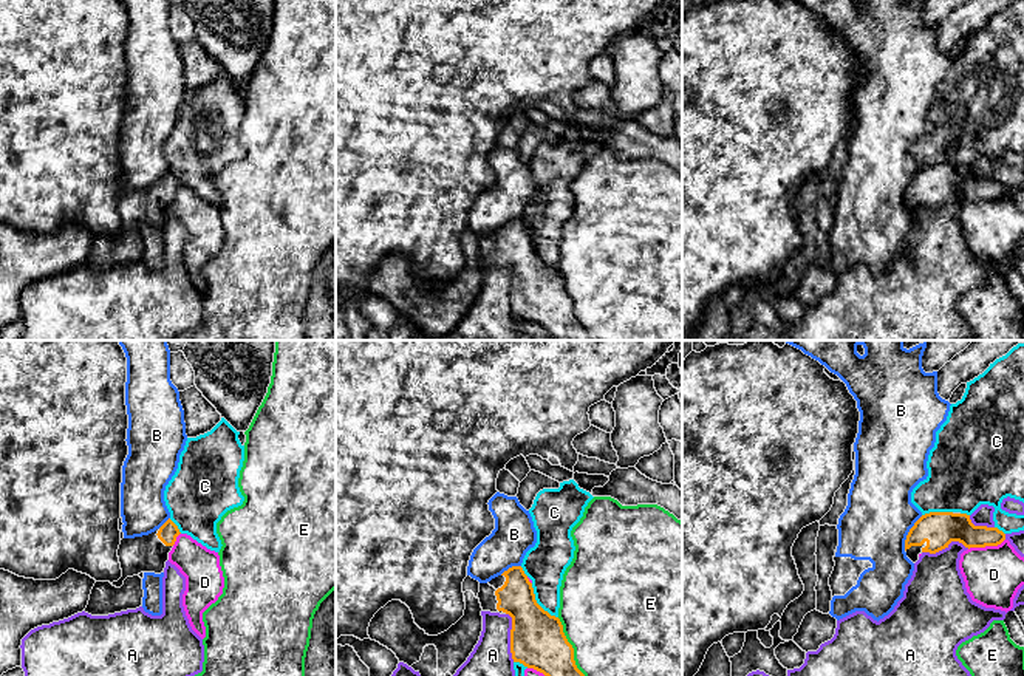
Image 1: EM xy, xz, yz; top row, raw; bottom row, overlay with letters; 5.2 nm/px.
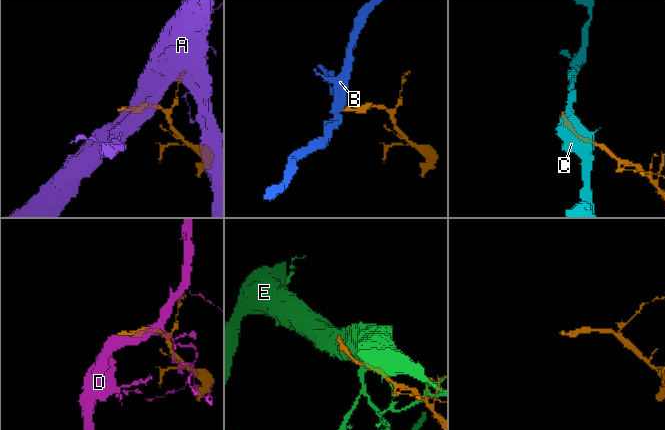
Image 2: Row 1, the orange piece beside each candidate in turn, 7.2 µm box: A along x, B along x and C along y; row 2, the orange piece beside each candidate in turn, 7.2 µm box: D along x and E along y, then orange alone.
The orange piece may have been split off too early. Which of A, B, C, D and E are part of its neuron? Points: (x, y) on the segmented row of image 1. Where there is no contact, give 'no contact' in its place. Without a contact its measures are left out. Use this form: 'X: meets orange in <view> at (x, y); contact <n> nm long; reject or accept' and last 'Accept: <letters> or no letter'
A: meets orange in xz at (511, 638); contact 260 nm long; reject
B: meets orange in yz at (908, 532); contact 200 nm long; reject
C: meets orange in xz at (537, 604); contact 240 nm long; reject
D: meets orange in yz at (986, 545); contact 200 nm long; reject
E: meets orange in xz at (571, 647); contact 340 nm long; reject
Accept: no letter

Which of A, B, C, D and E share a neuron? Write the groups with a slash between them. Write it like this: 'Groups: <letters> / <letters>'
Groups: A / B / C / D / E

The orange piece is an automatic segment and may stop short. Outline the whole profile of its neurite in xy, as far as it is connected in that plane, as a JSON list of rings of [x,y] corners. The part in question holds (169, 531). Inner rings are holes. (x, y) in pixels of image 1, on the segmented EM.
[[[169,518],[159,529],[148,535],[122,538],[118,557],[122,577],[118,582],[96,582],[85,613],[91,616],[108,616],[142,606],[141,572],[164,572],[169,552],[172,551],[178,526]]]

